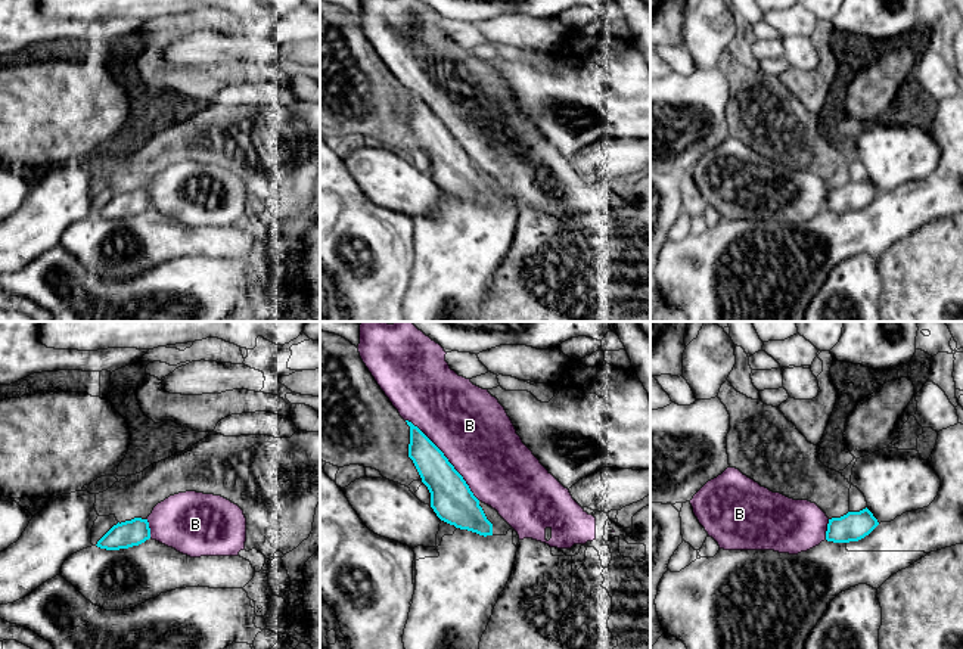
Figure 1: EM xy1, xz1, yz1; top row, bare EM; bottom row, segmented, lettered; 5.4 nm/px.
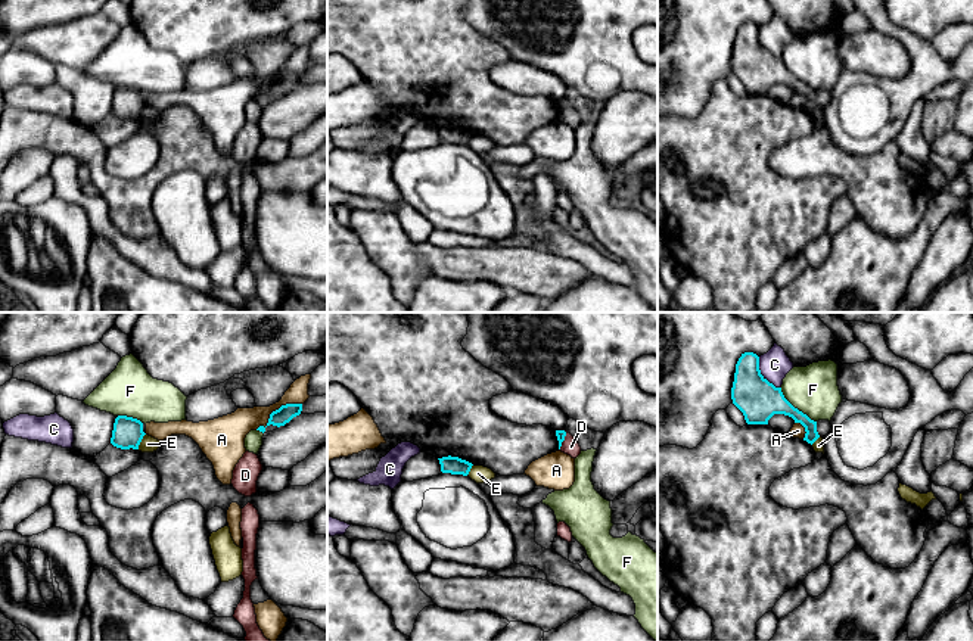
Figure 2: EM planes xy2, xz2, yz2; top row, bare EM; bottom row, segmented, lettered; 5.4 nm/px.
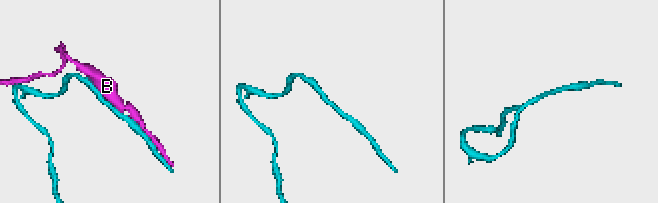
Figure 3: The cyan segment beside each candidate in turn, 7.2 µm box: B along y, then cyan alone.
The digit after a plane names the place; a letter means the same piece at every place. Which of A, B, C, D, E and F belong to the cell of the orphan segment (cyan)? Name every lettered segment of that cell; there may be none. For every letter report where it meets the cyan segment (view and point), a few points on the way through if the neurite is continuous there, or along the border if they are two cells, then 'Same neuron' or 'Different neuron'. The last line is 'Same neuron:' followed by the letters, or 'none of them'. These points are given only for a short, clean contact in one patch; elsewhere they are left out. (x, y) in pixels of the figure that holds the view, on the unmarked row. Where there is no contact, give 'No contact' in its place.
A: Touches cyan at xy2 (276, 80). Different neuron
B: Touches cyan at xz1 (447, 129). Same neuron
C: Touches cyan at yz2 (761, 44). Different neuron
D: Touches cyan at xz2 (562, 111). Boundary: xz2 (566, 102), (559, 118). Different neuron
E: Touches cyan at xy2 (140, 111). Boundary: xy2 (145, 103), (137, 118). Different neuron
F: Touches cyan at yz2 (796, 78). Different neuron
Same neuron: B

